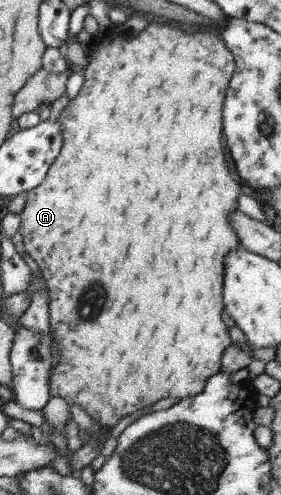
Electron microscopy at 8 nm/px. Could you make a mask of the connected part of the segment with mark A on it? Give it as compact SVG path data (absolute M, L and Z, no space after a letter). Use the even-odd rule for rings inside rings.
M160 20L149 24L137 37L121 34L116 27L105 33L107 36L96 37L89 54L89 64L83 69L83 87L58 118L62 135L60 154L51 164L43 182L25 194L27 203L21 212L18 229L23 235L25 253L37 263L47 284L50 332L61 353L59 365L55 366L50 377L50 397L62 397L69 407L80 406L106 431L117 426L124 417L162 399L187 399L203 392L207 380L221 372L223 354L232 345L229 329L222 320L224 262L227 254L239 247L238 237L231 229L228 217L238 208L243 187L233 180L223 154L221 106L236 63L221 36L211 31L183 32L173 24L164 23Z

